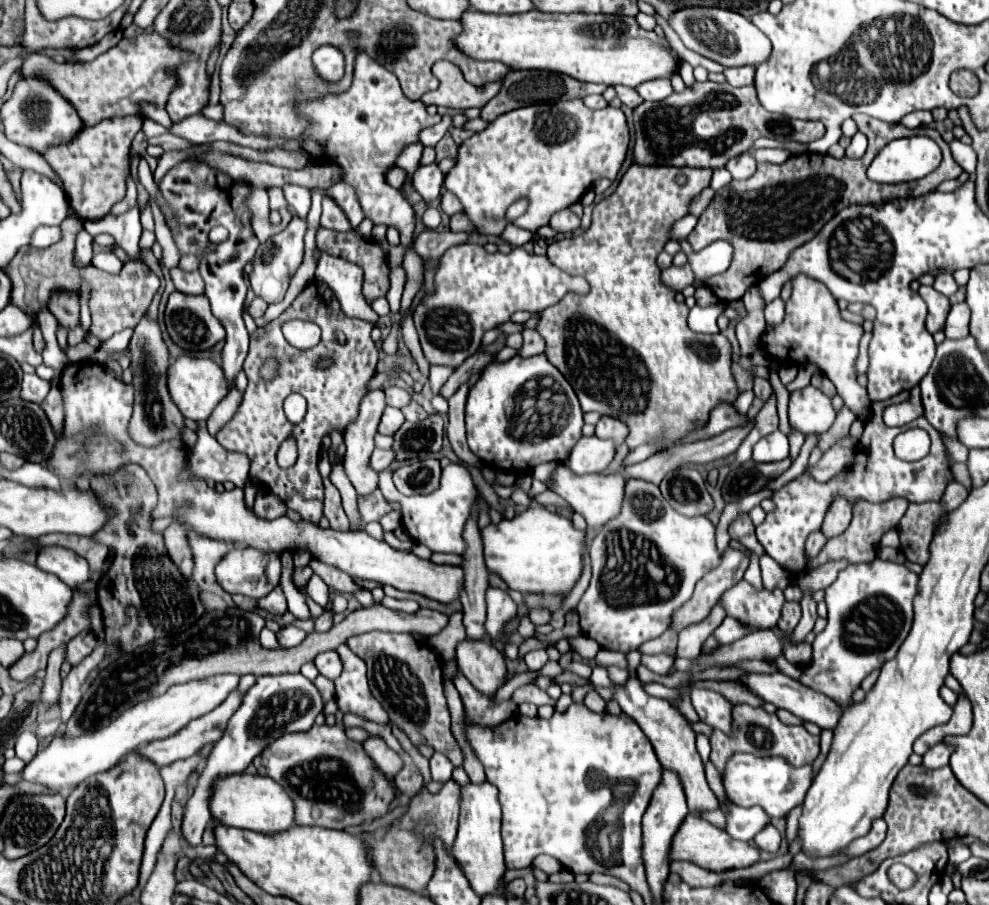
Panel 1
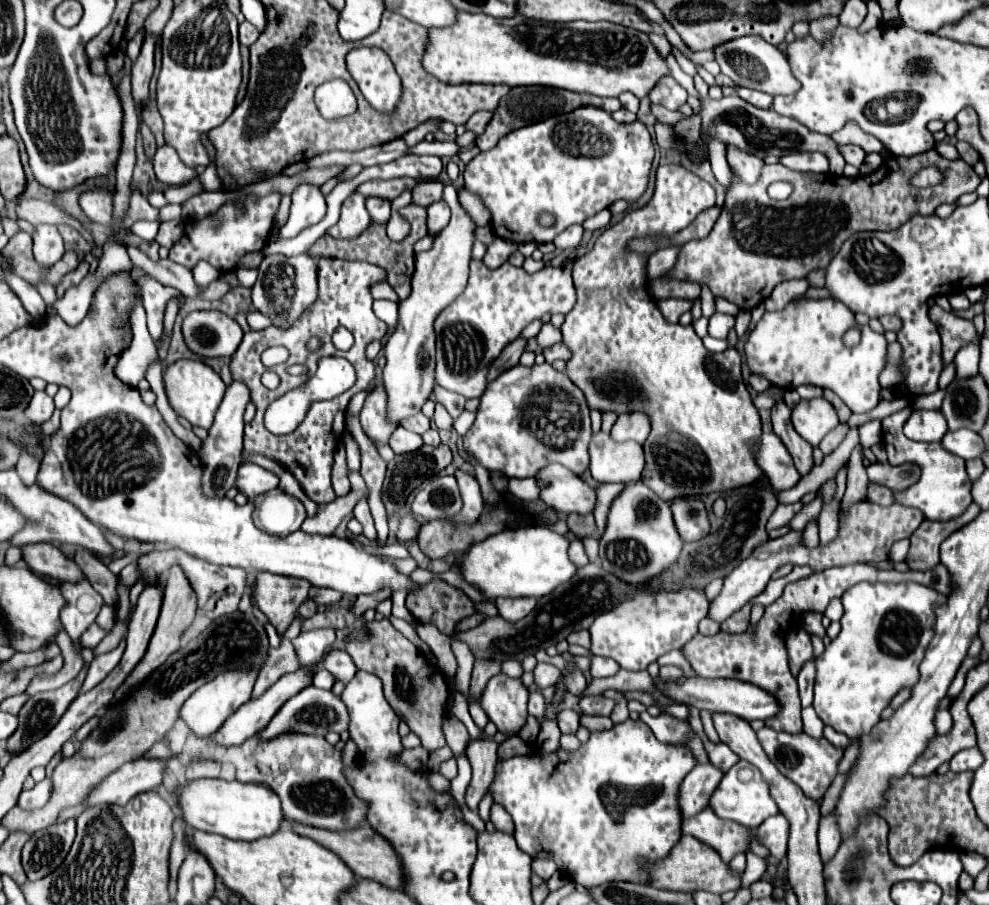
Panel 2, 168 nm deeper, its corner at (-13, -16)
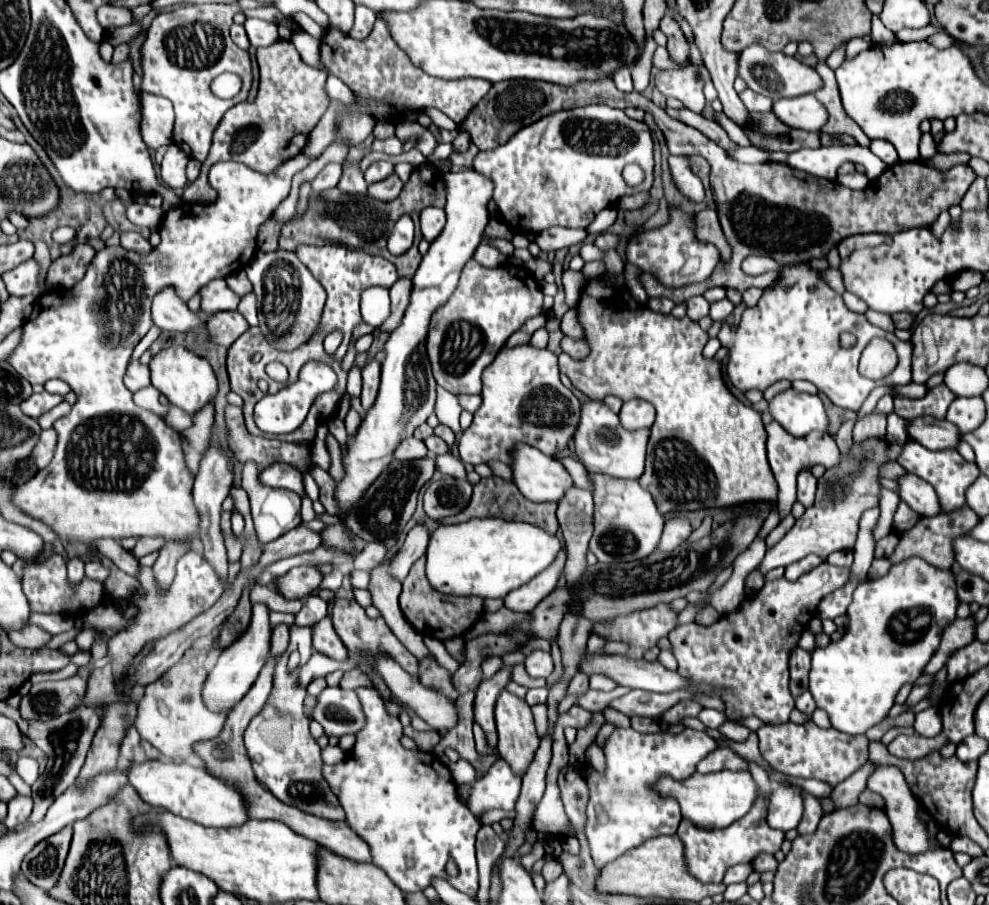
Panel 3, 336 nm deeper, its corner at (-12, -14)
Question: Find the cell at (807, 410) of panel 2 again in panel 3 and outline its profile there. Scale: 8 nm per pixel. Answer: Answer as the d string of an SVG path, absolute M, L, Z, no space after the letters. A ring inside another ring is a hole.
M788 388L768 400L768 410L786 432L792 432L792 436L804 436L812 430L826 432L828 416L818 396Z

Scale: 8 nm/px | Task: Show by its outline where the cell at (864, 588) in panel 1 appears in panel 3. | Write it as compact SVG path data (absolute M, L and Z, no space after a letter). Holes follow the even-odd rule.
M912 556L892 564L886 576L862 582L854 590L852 604L848 606L848 628L838 642L812 652L810 694L818 708L828 712L830 724L844 734L866 734L868 728L882 722L894 704L894 696L902 684L914 684L924 666L936 652L942 632L956 620L960 600L956 594L956 576L952 570L940 570L926 560Z

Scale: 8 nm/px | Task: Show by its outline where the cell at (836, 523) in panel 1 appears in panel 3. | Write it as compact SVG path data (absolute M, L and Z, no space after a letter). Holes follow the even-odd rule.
M868 414L854 424L854 440L864 440L870 436L886 436L886 416L884 414Z

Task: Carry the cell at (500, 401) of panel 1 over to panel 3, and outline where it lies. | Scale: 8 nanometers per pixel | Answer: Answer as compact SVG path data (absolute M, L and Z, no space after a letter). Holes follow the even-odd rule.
M522 344L502 348L494 362L482 374L482 406L474 414L474 422L462 432L458 442L460 458L468 464L500 460L510 464L510 450L516 442L528 442L544 454L558 454L570 438L574 438L580 418L580 400L560 382L558 356L548 348Z

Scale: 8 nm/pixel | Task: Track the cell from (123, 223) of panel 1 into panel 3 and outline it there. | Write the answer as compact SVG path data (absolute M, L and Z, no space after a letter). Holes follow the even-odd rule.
M170 288L156 294L156 298L152 302L152 318L158 328L182 332L182 334L206 326L198 318L198 314L190 312L188 306L184 302L180 302L180 298L176 298L174 290L170 290Z

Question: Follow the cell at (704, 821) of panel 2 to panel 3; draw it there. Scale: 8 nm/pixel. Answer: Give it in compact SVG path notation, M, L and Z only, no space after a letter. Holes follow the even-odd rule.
M758 794L754 806L750 808L750 818L740 818L738 822L732 822L728 828L704 830L688 820L682 820L676 834L684 844L684 860L688 874L704 884L722 882L728 868L736 864L750 864L758 854L776 854L784 842L786 832L768 826L766 810L768 810L768 802L762 794Z

